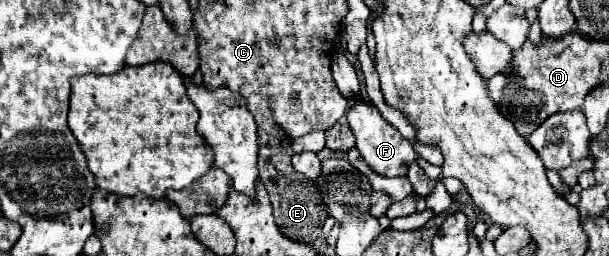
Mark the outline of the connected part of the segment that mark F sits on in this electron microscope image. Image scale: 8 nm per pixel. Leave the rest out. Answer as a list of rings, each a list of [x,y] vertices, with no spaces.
[[[356,98],[354,106],[346,112],[346,122],[356,136],[356,148],[360,150],[364,162],[378,174],[384,176],[406,176],[408,166],[416,162],[416,152],[412,144],[380,114],[380,110],[366,98]]]

